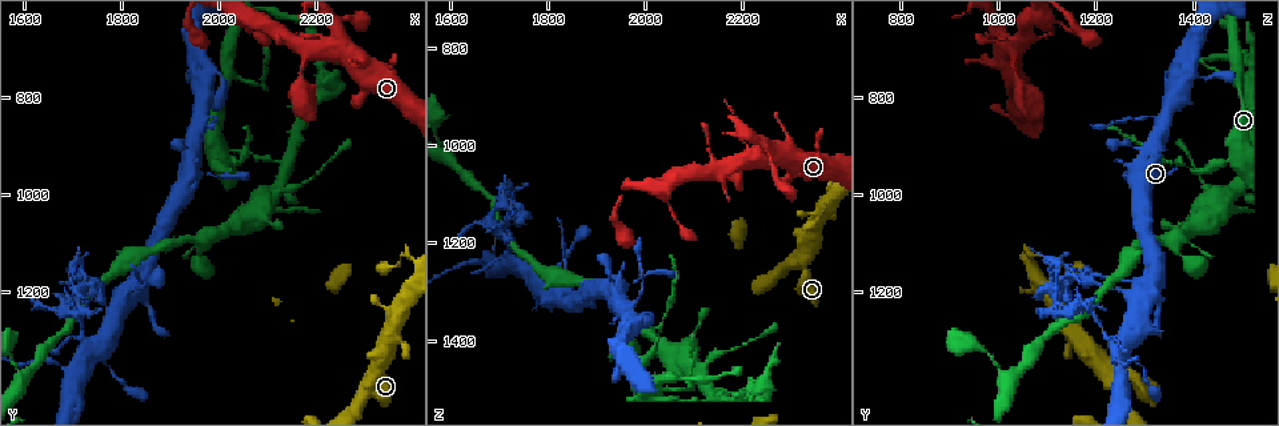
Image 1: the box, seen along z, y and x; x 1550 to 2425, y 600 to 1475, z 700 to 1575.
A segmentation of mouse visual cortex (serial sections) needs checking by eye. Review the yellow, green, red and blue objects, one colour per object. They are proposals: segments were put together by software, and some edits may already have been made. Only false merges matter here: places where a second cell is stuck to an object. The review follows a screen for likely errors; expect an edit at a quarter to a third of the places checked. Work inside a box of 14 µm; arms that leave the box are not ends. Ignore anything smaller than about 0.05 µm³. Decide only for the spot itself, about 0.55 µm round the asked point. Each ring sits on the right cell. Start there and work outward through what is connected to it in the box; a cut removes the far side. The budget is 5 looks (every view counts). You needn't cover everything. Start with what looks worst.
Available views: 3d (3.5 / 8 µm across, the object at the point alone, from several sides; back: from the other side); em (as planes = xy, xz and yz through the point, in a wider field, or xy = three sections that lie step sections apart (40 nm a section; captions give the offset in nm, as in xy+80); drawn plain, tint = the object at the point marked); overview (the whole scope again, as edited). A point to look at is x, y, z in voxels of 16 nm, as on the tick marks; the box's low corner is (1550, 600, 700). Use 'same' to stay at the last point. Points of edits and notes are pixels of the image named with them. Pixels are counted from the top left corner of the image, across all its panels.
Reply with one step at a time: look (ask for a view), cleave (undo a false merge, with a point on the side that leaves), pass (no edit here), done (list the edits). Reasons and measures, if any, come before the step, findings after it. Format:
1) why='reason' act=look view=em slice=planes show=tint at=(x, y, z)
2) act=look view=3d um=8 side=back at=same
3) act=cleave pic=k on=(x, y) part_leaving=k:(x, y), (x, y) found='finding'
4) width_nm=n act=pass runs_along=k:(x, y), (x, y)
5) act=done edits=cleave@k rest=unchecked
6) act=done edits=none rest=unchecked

act=look view=3d um=3.5 at=(2130, 940, 1520)

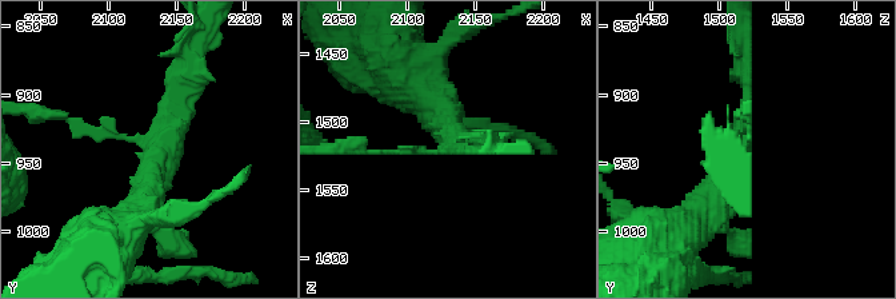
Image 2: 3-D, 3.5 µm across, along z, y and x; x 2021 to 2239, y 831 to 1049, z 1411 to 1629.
act=look view=em slice=planes show=plain at=(2132, 942, 1516)

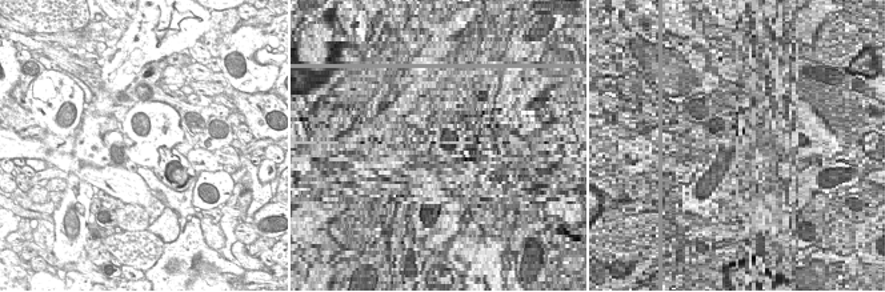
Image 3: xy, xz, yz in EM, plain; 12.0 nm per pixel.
act=look view=em slice=planes show=tint at=same

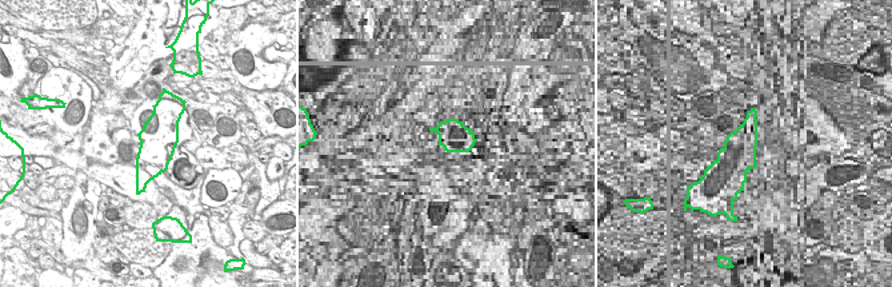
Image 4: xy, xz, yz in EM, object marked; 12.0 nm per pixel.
arm_widths_nm=100,100,400 act=cleave pic=2 on=(455, 132) part_leaving=2:(399, 151), (436, 151), (456, 138), (440, 107) found='a second cell is stuck on'

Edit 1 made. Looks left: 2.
why='abrupt turn' act=look view=3d um=3.5 at=(2020, 760, 1490)

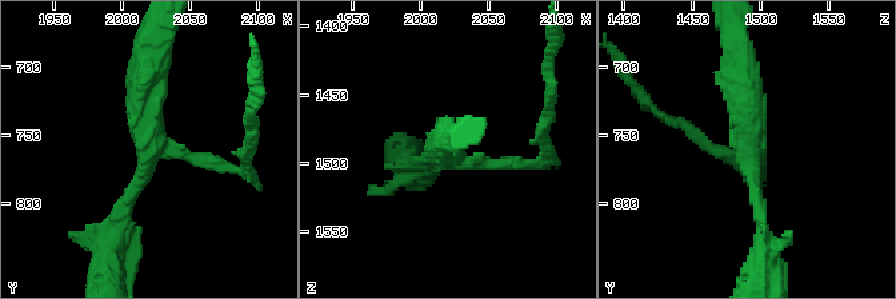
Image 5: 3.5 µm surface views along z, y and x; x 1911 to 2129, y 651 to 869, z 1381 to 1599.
act=look view=em slice=xy step=2 show=tint at=(2020, 758, 1490)

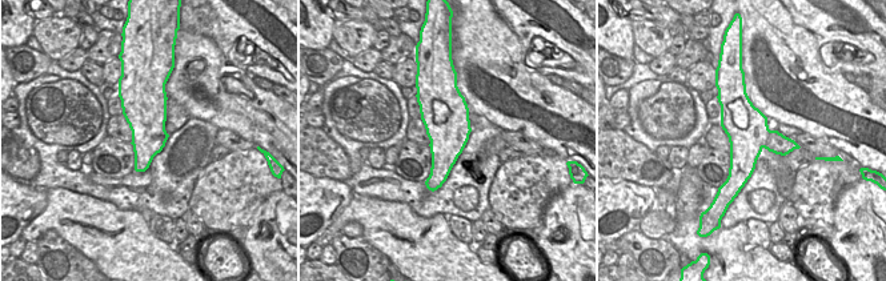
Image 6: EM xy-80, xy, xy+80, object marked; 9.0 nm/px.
act=pass found='one cell here'

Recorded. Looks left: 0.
act=done edits=cleave@2 rest=unchecked

